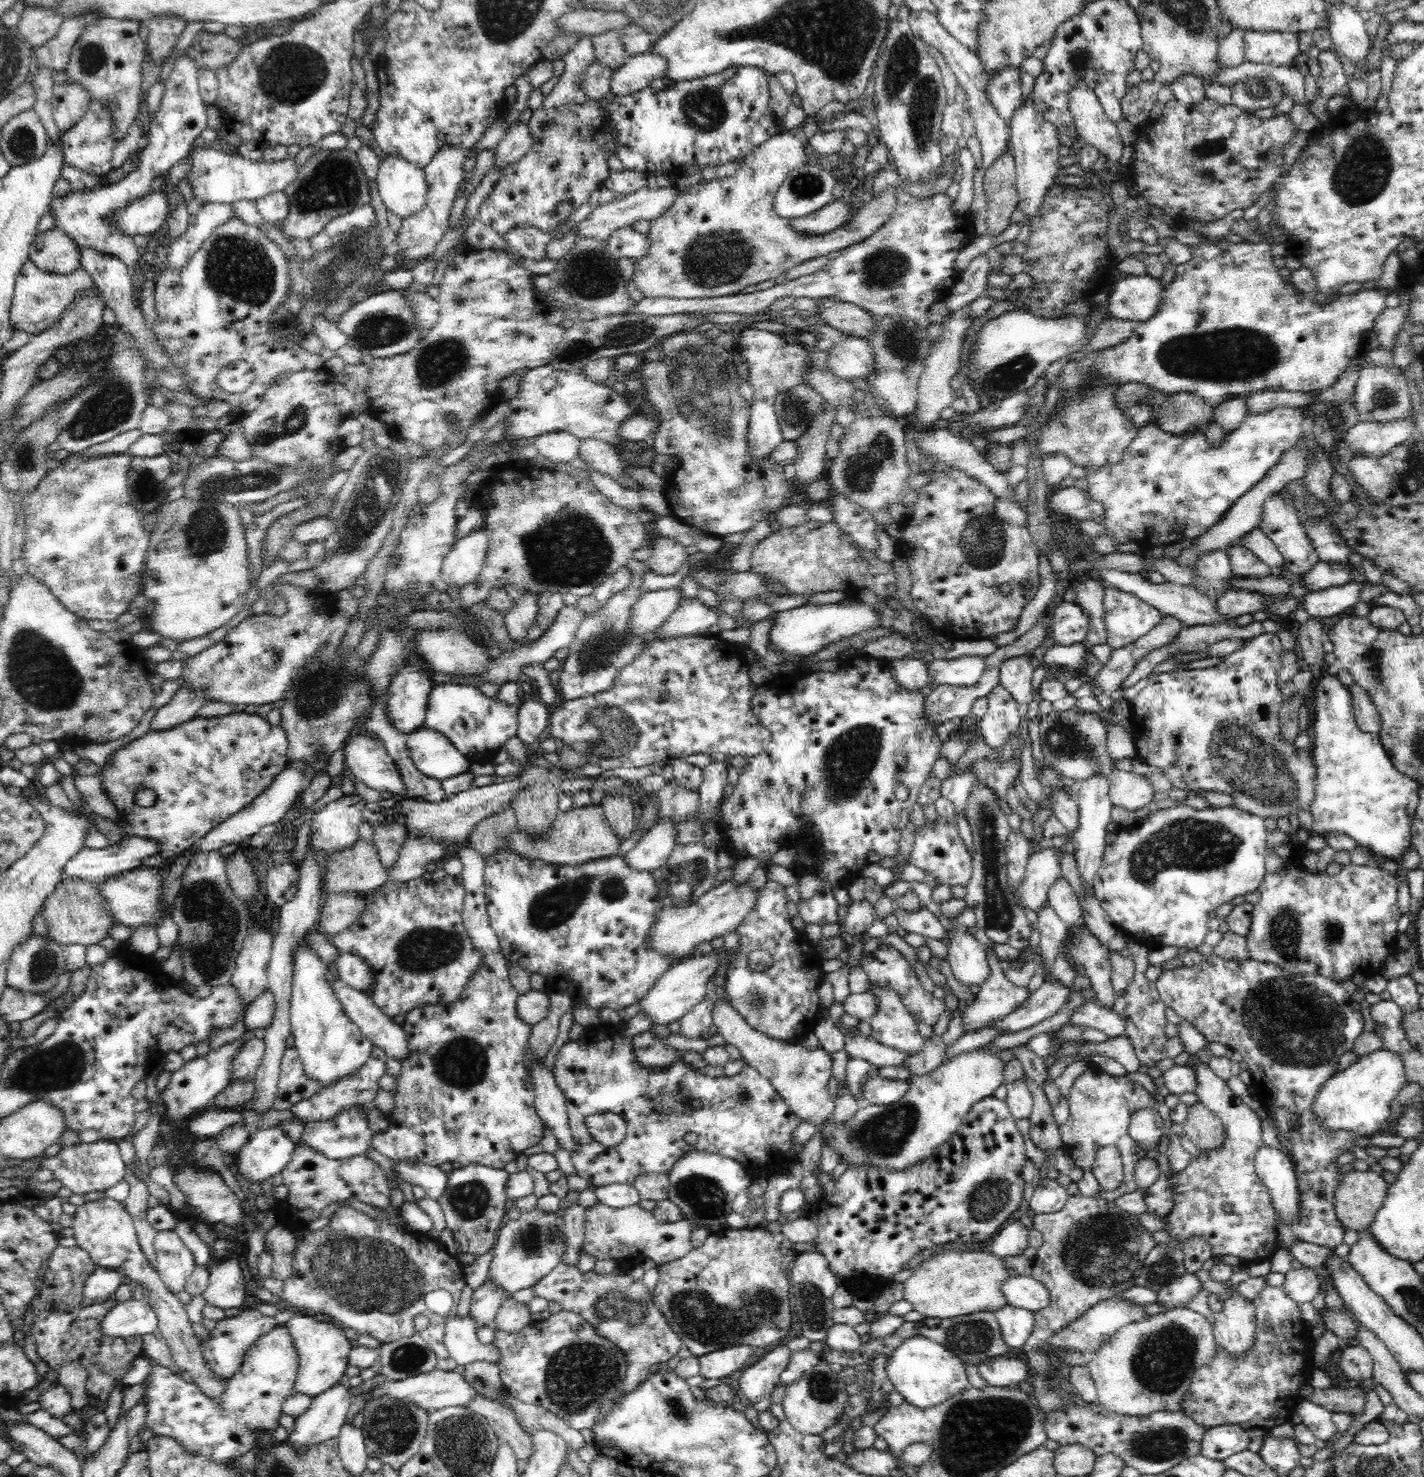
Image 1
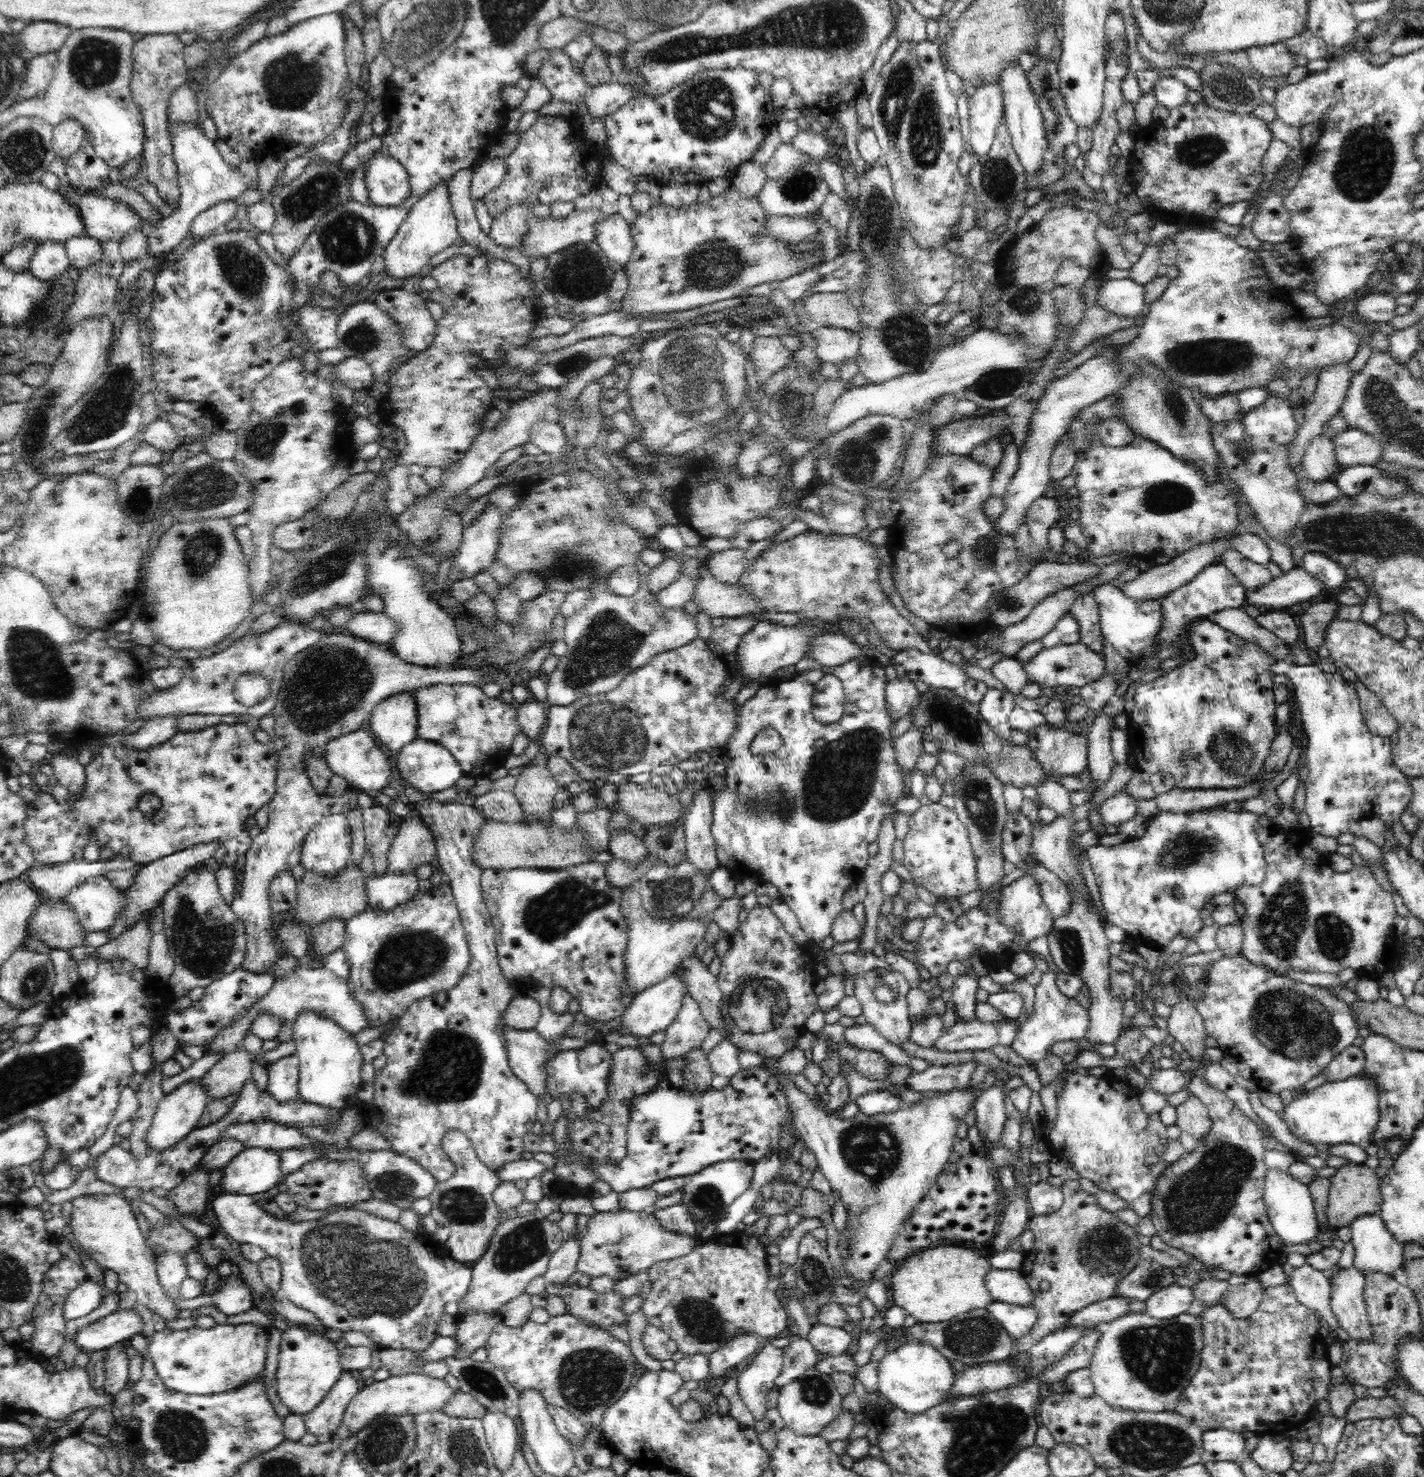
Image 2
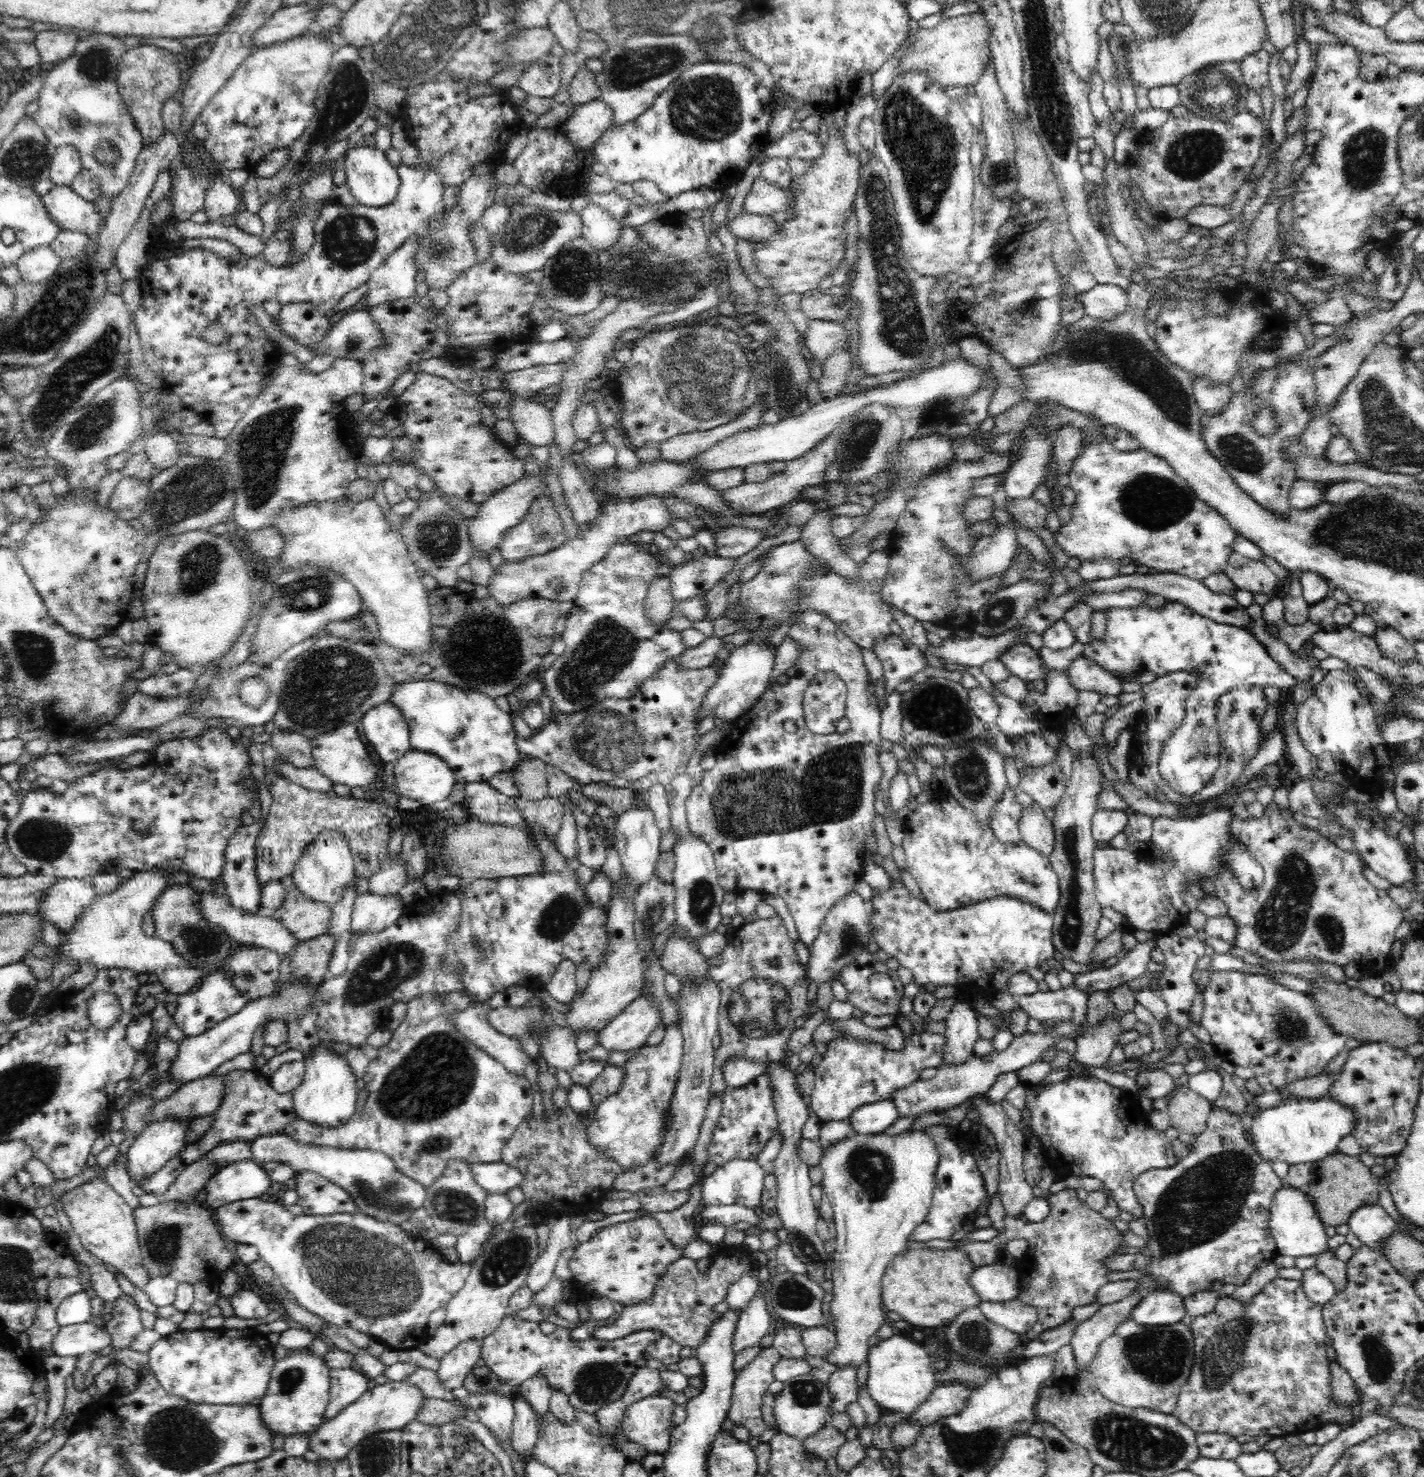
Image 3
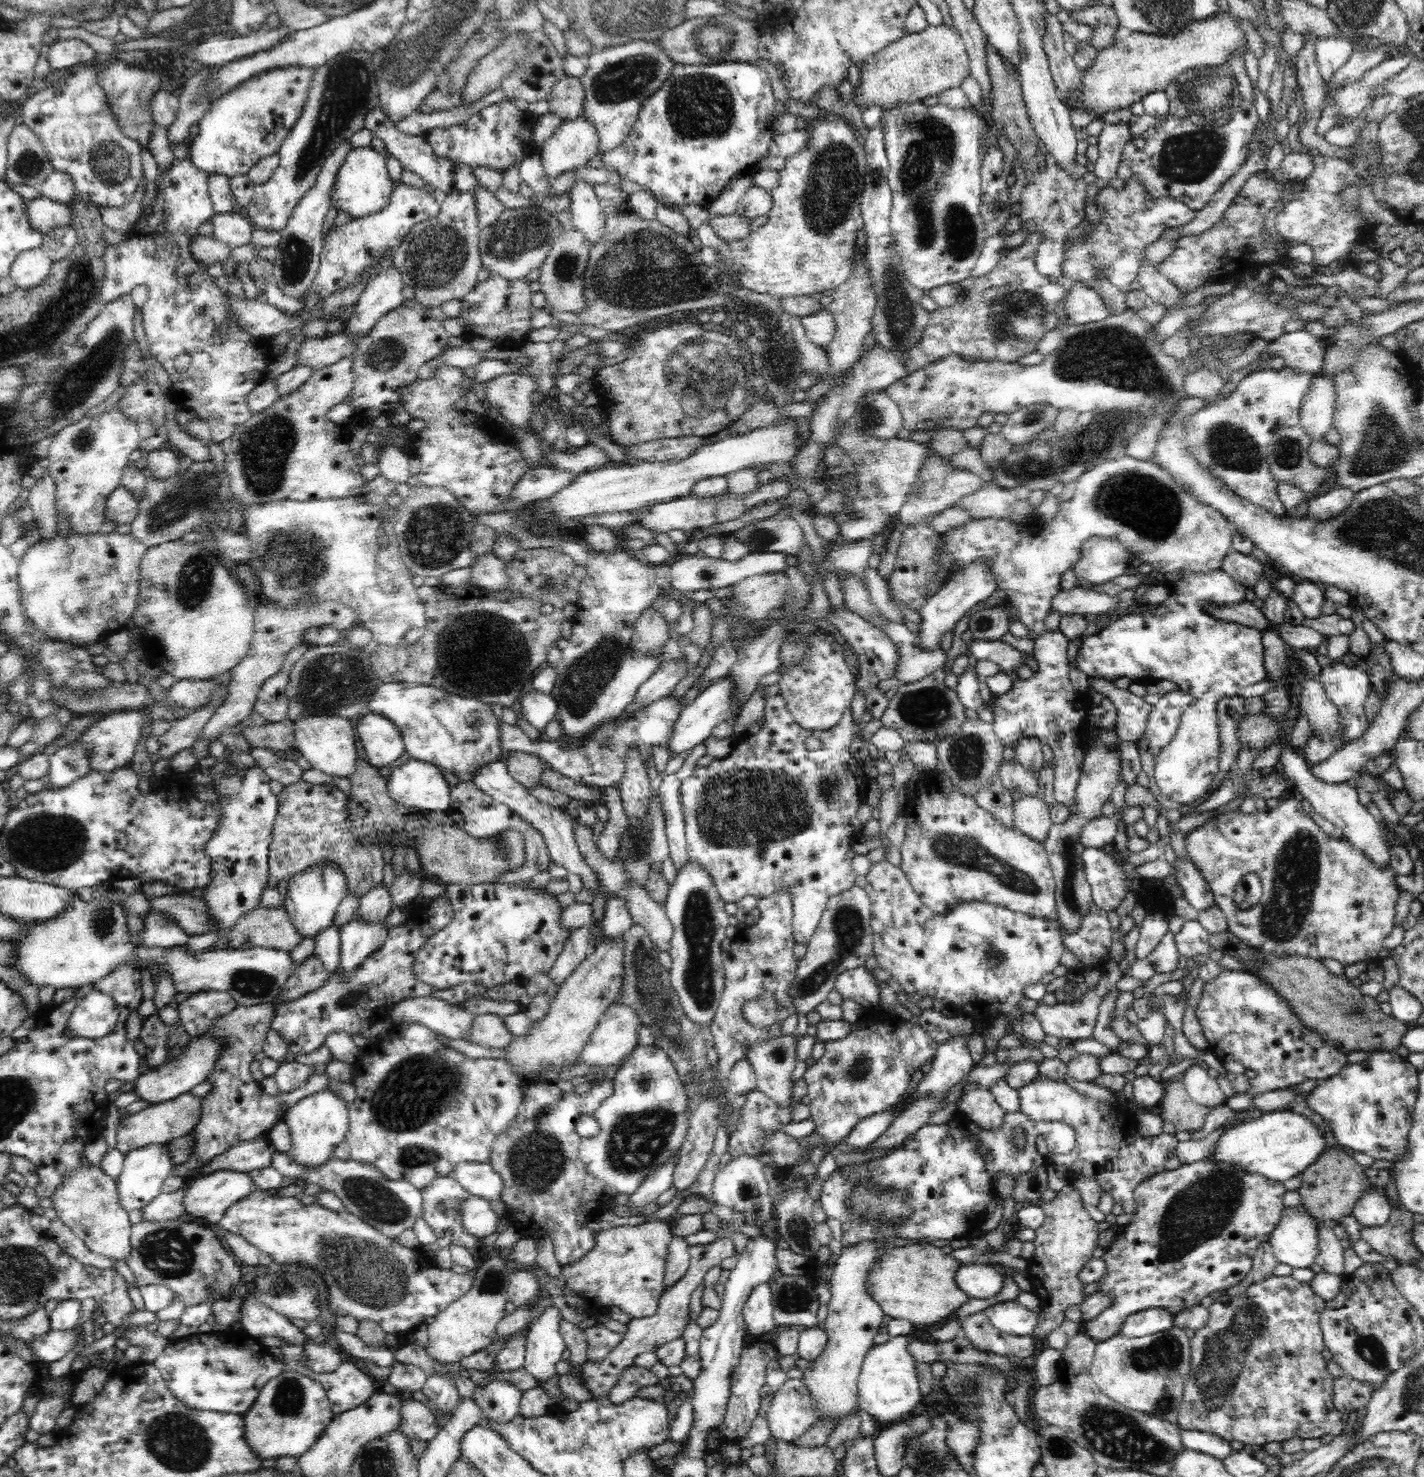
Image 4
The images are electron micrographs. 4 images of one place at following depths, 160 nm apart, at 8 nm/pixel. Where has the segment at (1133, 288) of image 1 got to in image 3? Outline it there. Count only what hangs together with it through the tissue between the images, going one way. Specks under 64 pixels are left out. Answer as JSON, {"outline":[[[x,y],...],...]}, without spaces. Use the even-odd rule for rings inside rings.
{"outline":[[[1097,284],[1088,292],[1076,295],[1086,315],[1095,319],[1110,320],[1128,310],[1128,295],[1114,284]]]}

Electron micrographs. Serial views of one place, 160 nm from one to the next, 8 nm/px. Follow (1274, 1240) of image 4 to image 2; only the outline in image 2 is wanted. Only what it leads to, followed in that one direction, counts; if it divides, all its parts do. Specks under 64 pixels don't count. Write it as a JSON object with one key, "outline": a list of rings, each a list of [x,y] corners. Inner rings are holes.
{"outline":[[[1267,1169],[1264,1192],[1267,1216],[1274,1230],[1278,1233],[1282,1246],[1286,1246],[1286,1244],[1306,1244],[1316,1240],[1319,1220],[1308,1185],[1292,1178],[1287,1172]]]}

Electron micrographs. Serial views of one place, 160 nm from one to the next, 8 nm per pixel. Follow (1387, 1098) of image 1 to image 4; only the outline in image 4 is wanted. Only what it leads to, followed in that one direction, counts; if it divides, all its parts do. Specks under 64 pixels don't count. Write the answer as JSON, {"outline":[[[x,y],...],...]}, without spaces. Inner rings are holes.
{"outline":[[[1288,1108],[1268,1111],[1255,1119],[1234,1124],[1221,1135],[1210,1155],[1214,1163],[1232,1163],[1236,1167],[1242,1167],[1246,1173],[1260,1173],[1270,1180],[1284,1182],[1301,1175],[1326,1148],[1328,1144],[1324,1132],[1310,1118]]]}

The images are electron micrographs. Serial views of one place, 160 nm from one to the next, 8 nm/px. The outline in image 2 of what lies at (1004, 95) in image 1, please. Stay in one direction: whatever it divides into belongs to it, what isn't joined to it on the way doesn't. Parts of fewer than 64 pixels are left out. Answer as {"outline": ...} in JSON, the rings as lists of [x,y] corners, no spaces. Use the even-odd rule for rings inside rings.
{"outline":[[[998,82],[977,87],[969,100],[970,138],[967,147],[975,158],[983,157],[992,146],[996,127],[1005,119],[1004,95]]]}

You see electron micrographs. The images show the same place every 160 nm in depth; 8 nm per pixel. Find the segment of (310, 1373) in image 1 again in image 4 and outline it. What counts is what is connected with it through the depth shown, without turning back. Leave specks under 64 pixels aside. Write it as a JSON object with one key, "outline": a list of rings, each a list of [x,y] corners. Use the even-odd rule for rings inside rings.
{"outline":[[[285,1370],[262,1387],[256,1403],[243,1415],[245,1440],[261,1460],[280,1460],[282,1456],[299,1459],[334,1418],[332,1404],[320,1382],[300,1372]]]}

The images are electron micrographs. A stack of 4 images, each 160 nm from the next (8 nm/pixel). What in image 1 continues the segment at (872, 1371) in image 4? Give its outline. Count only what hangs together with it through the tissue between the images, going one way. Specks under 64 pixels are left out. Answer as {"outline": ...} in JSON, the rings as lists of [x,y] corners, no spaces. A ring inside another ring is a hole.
{"outline":[[[913,1336],[900,1343],[900,1346],[887,1359],[887,1377],[894,1389],[904,1397],[904,1401],[915,1408],[932,1408],[943,1404],[944,1400],[956,1396],[970,1385],[964,1361],[956,1353],[928,1339],[926,1336]]]}

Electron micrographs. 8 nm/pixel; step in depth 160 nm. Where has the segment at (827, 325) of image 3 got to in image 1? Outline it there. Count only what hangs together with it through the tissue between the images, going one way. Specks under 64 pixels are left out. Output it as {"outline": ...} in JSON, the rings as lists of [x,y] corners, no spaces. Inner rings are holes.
{"outline":[[[844,334],[842,340],[828,350],[827,366],[840,379],[867,380],[874,370],[874,349],[868,339]]]}

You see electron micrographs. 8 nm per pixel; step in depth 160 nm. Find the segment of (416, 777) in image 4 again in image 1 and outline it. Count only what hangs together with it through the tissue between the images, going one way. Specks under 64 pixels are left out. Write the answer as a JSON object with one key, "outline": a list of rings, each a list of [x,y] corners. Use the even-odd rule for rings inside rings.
{"outline":[[[424,726],[407,736],[409,755],[420,772],[440,782],[468,772],[470,760],[440,732]]]}

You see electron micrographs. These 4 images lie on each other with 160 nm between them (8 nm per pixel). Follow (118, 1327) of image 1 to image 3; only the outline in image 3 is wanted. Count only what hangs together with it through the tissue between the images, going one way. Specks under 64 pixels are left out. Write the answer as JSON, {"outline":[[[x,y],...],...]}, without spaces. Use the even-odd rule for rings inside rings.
{"outline":[[[86,1321],[82,1324],[73,1324],[70,1326],[63,1326],[58,1330],[58,1334],[52,1340],[52,1349],[56,1356],[79,1356],[81,1354],[88,1354],[90,1352],[97,1352],[106,1348],[112,1342],[112,1335],[106,1327],[98,1327],[96,1324]]]}

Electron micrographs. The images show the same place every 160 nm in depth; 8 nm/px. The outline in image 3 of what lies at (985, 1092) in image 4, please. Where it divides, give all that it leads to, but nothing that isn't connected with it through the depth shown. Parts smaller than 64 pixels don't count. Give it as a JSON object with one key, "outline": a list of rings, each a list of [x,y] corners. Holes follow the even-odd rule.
{"outline":[[[976,1095],[970,1108],[976,1107],[983,1123],[995,1136],[996,1147],[1000,1149],[999,1160],[999,1185],[998,1192],[1001,1202],[1008,1217],[1021,1219],[1028,1203],[1035,1197],[1032,1187],[1028,1184],[1024,1176],[1023,1152],[1027,1147],[1026,1137],[1017,1129],[1017,1123],[1010,1119],[1000,1102],[990,1102],[985,1095]]]}

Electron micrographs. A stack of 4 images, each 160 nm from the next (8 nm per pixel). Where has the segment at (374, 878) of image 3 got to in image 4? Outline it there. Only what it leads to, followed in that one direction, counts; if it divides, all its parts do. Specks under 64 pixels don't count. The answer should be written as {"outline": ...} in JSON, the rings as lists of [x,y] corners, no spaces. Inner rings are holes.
{"outline":[[[380,883],[373,886],[359,900],[359,907],[356,915],[364,921],[376,924],[378,921],[384,921],[391,912],[392,895],[386,884]]]}

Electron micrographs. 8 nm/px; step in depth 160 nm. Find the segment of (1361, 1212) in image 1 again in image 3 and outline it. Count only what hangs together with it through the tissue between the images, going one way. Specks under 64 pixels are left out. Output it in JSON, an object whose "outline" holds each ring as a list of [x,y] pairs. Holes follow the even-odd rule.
{"outline":[[[1336,1152],[1322,1160],[1312,1163],[1314,1180],[1304,1189],[1316,1208],[1319,1218],[1325,1226],[1347,1224],[1350,1216],[1362,1206],[1378,1204],[1379,1177],[1370,1171],[1370,1167],[1360,1161],[1359,1156],[1350,1156]]]}

